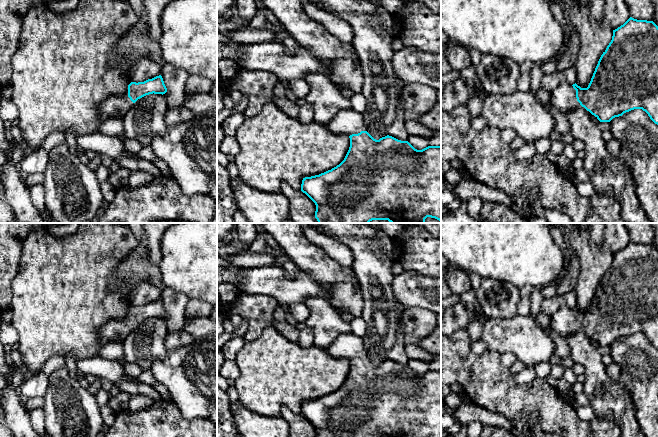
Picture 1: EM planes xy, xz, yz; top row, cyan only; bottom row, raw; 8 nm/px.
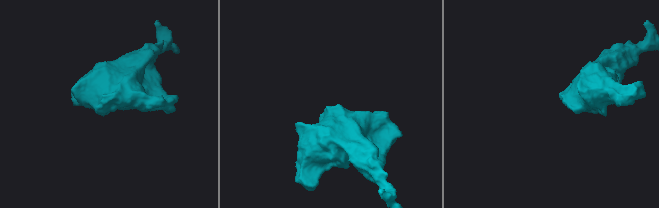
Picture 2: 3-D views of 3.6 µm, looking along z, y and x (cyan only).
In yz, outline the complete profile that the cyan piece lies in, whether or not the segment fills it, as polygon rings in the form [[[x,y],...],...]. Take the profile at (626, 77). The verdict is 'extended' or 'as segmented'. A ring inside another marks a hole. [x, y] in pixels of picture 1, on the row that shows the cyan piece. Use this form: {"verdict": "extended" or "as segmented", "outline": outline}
{"verdict": "extended", "outline": [[[630,17],[623,25],[613,30],[612,40],[601,55],[587,88],[576,83],[561,83],[552,92],[552,107],[561,112],[584,107],[600,122],[610,122],[634,109],[642,109],[658,125],[658,26],[653,21]]]}

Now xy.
{"verdict": "extended", "outline": [[[161,75],[144,82],[131,82],[128,85],[128,91],[121,96],[112,96],[105,100],[99,106],[101,116],[108,114],[114,117],[122,118],[134,103],[149,94],[165,94],[167,88]]]}

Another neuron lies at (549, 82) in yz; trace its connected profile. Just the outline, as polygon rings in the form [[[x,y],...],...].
[[[575,65],[562,71],[557,69],[553,73],[544,74],[540,84],[540,88],[548,92],[552,92],[561,83],[568,83],[570,85],[573,85],[576,83]]]

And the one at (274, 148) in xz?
[[[268,102],[257,115],[246,117],[237,129],[235,138],[240,146],[240,152],[235,156],[240,180],[267,193],[279,193],[283,182],[301,191],[305,177],[319,175],[336,167],[344,160],[350,147],[349,135],[335,134],[325,125],[315,122],[301,123],[272,102]]]

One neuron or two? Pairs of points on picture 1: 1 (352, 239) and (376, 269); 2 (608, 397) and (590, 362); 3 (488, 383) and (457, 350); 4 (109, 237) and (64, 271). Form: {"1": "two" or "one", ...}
{"1": "one", "2": "one", "3": "one", "4": "one"}

